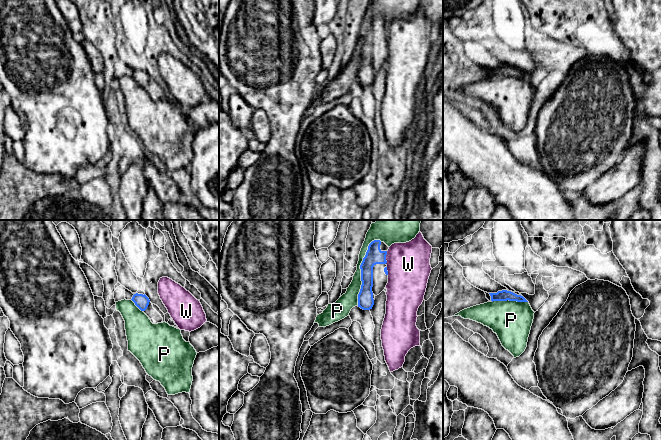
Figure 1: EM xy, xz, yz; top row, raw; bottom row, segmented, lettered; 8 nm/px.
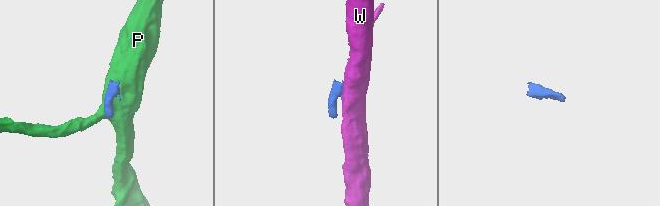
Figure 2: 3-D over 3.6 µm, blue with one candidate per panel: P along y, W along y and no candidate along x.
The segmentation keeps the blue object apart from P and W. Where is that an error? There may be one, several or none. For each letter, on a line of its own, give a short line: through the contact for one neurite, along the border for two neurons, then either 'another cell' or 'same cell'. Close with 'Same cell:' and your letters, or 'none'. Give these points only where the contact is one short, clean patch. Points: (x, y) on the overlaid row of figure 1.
P: another cell
W: xz (387, 251), (385, 263) | another cell
Same cell: none

